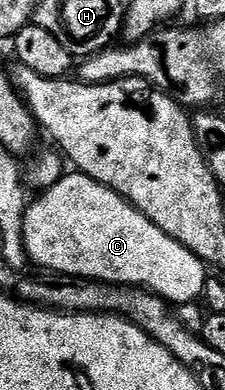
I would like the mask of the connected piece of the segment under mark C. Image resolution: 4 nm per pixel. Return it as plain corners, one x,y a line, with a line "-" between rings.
72,170
53,188
43,189
37,196
40,197
24,209
24,245
29,261
45,268
45,273
142,288
172,306
191,304
203,297
204,284
209,278
204,261
170,238
170,234
158,230
146,214
137,210
125,196
102,186
102,182
90,178
85,172

